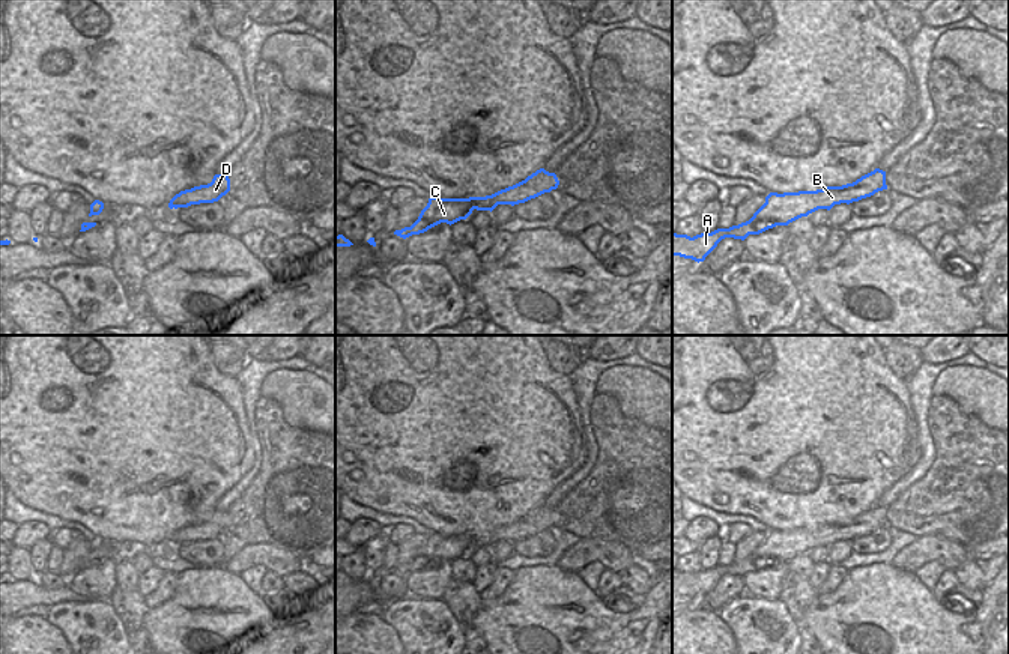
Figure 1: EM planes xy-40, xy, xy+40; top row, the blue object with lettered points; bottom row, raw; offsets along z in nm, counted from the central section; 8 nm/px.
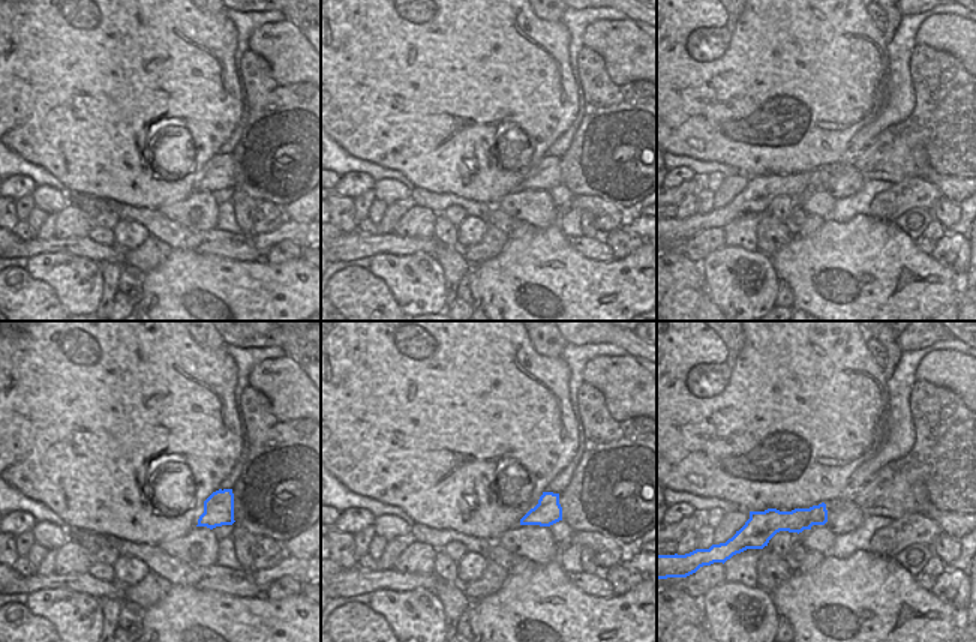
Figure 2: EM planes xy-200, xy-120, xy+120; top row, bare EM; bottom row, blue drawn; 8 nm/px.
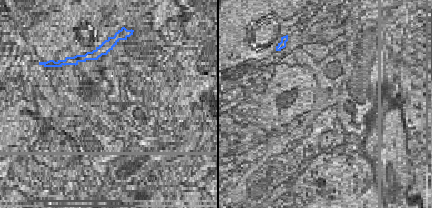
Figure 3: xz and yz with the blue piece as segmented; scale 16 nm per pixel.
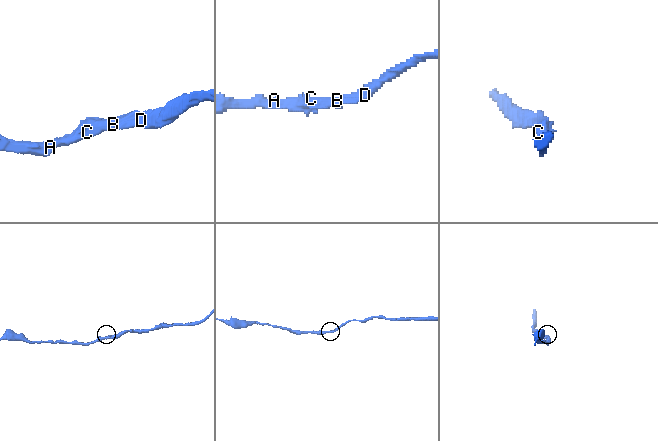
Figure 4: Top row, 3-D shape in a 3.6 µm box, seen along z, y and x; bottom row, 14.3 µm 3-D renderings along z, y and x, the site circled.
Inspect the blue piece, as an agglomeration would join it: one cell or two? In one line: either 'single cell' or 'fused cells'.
single cell

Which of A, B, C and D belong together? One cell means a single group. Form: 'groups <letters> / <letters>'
groups A B C D

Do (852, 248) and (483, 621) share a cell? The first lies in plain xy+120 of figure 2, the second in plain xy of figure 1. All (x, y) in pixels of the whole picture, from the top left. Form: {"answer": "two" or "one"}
{"answer": "one"}

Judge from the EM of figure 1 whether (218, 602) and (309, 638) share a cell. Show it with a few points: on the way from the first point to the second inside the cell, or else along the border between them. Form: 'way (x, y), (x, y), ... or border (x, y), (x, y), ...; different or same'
way (241, 617), (259, 620), (278, 638), (286, 638); same

